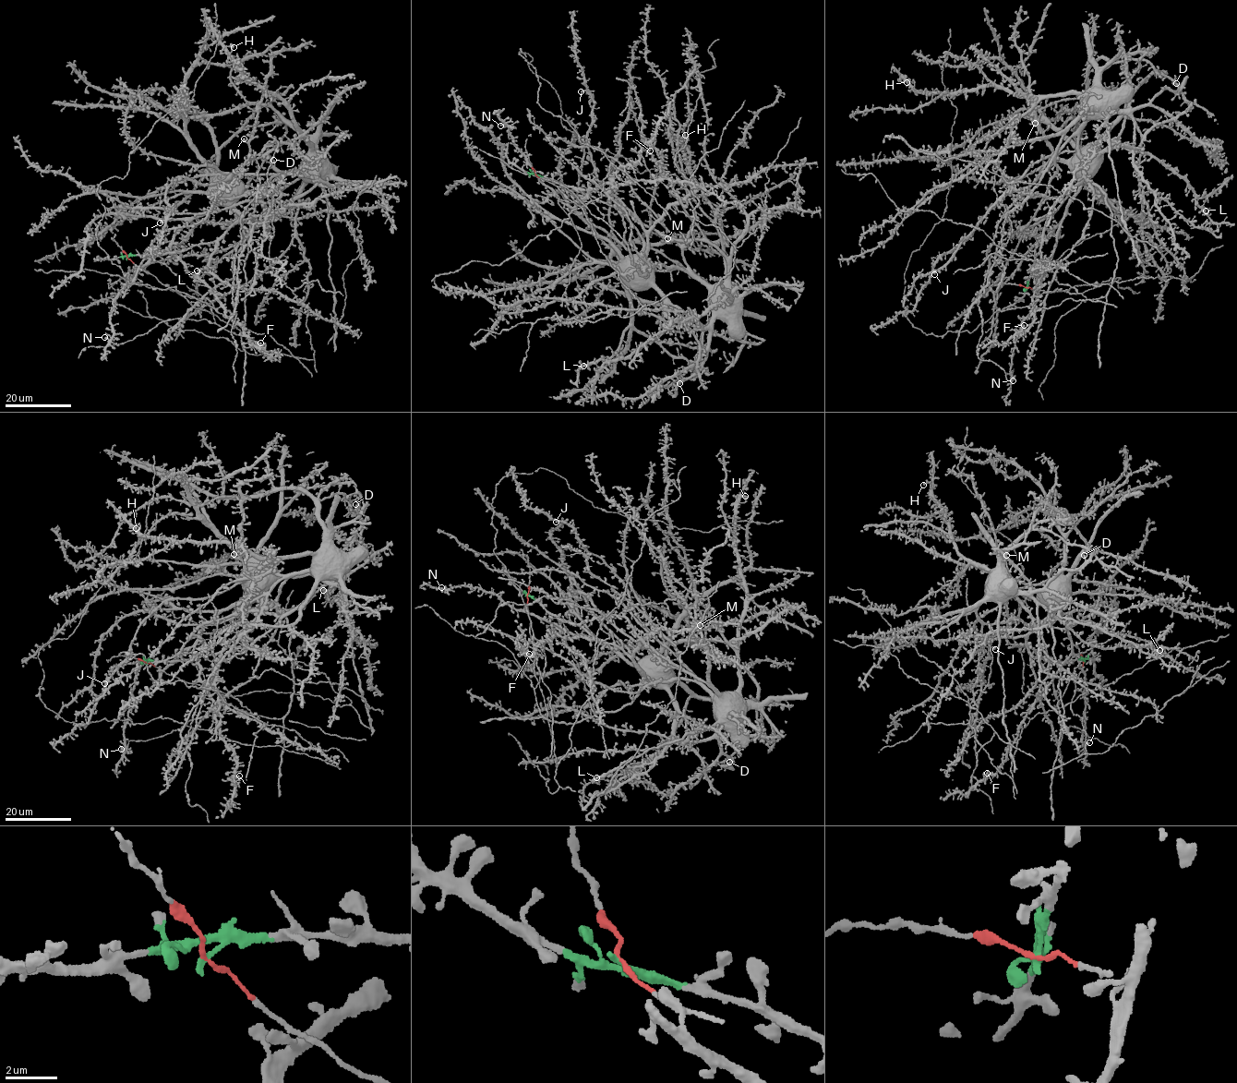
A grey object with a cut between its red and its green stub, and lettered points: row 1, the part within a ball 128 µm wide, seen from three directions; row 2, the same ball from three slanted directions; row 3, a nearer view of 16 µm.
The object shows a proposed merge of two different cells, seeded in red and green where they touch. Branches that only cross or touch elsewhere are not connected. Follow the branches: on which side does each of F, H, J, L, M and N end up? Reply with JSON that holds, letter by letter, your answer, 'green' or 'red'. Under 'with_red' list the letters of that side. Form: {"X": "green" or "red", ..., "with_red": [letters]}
{"F": "green", "H": "red", "J": "green", "L": "green", "M": "green", "N": "green", "with_red": ["H"]}

